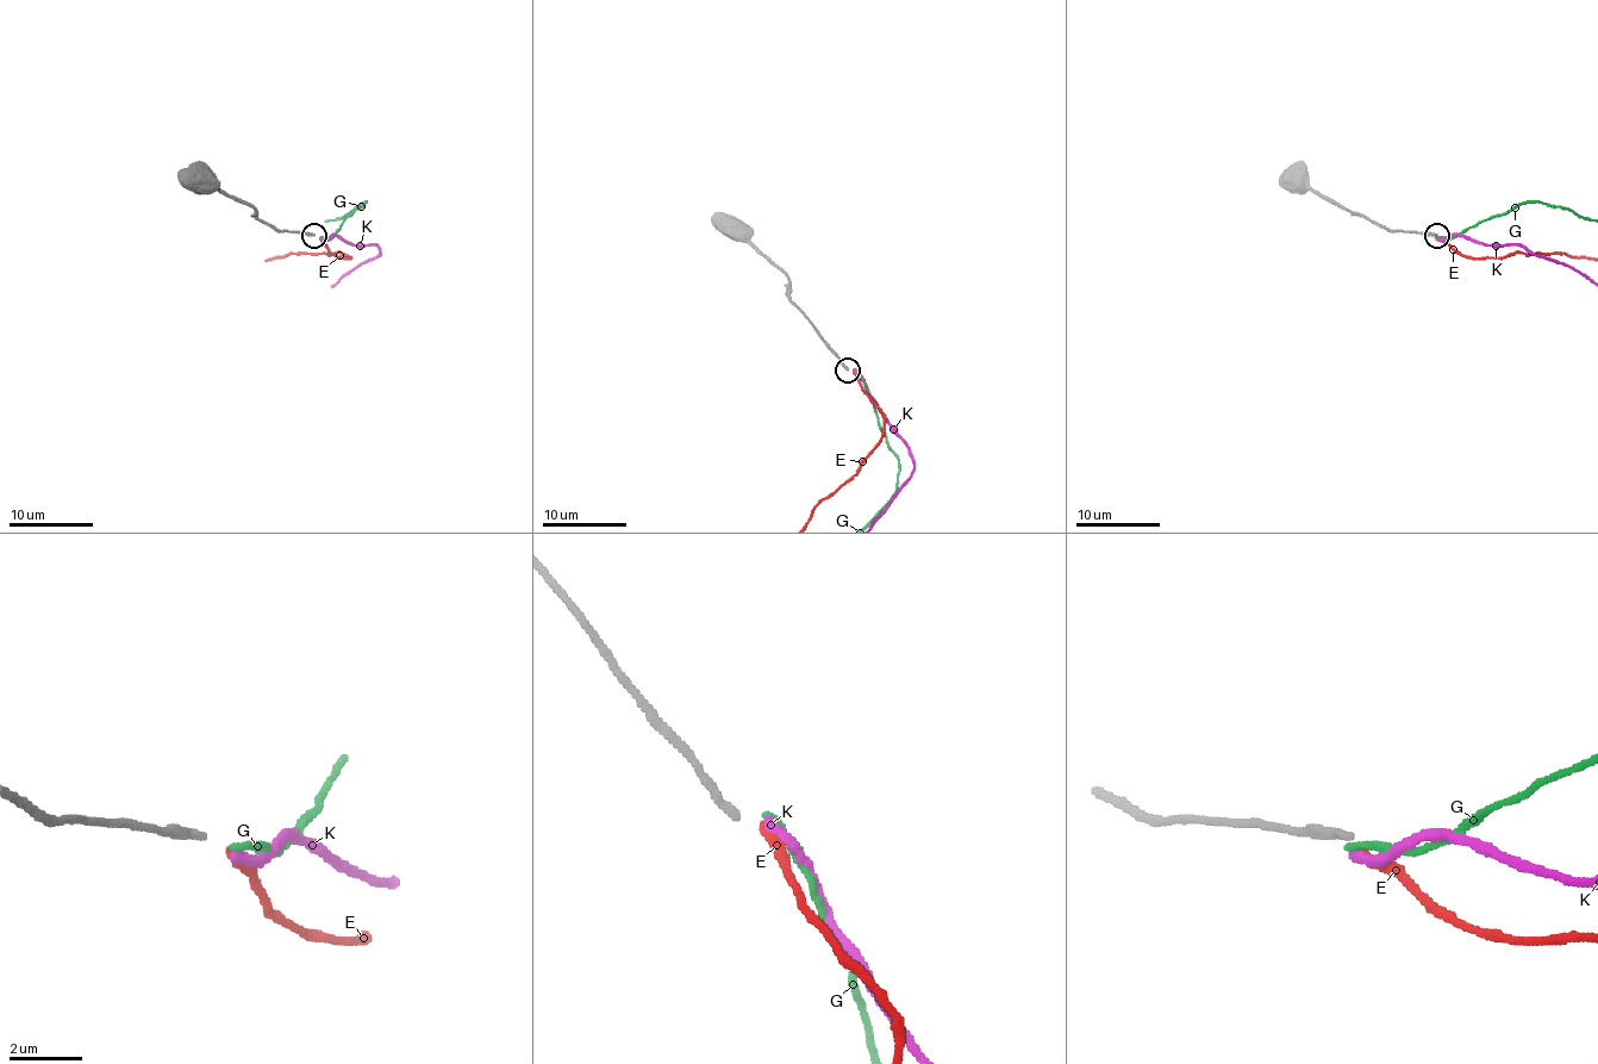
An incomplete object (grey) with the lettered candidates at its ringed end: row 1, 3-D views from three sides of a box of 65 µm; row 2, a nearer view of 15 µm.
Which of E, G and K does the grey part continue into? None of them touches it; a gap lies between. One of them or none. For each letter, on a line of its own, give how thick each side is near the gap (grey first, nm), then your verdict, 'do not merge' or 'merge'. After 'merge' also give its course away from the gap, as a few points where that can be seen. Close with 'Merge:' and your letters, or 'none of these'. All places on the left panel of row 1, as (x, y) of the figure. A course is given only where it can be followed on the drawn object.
E: calibres 240 and 280 nm; merge
G: calibres 240 and 190 nm; do not merge
K: calibres 240 and 280 nm; do not merge
Merge: E

